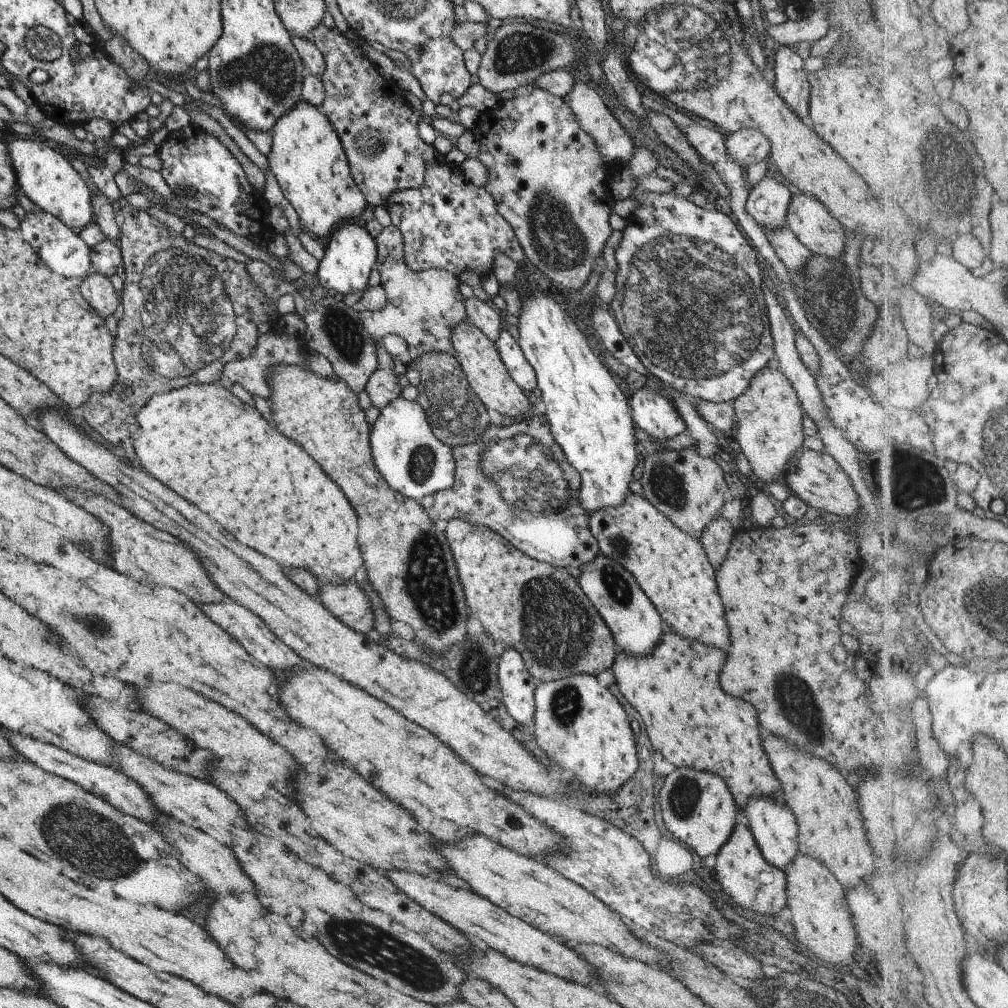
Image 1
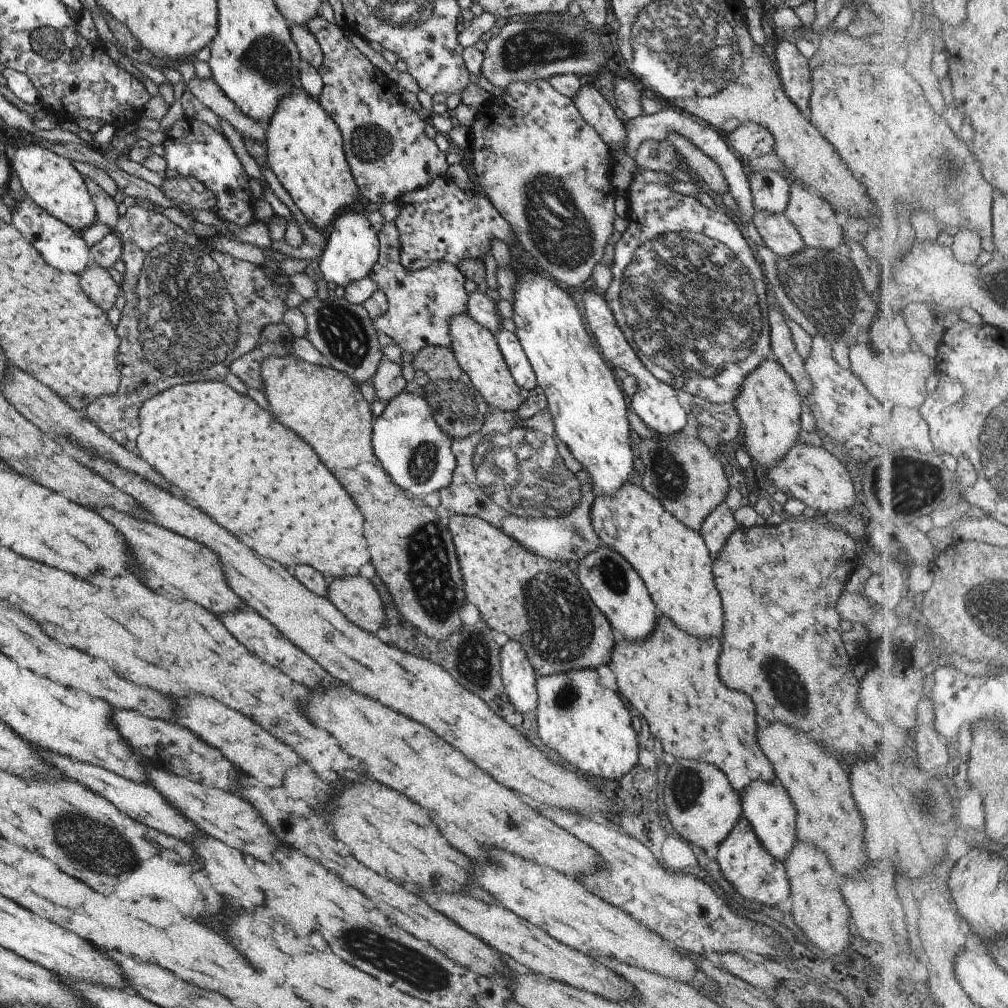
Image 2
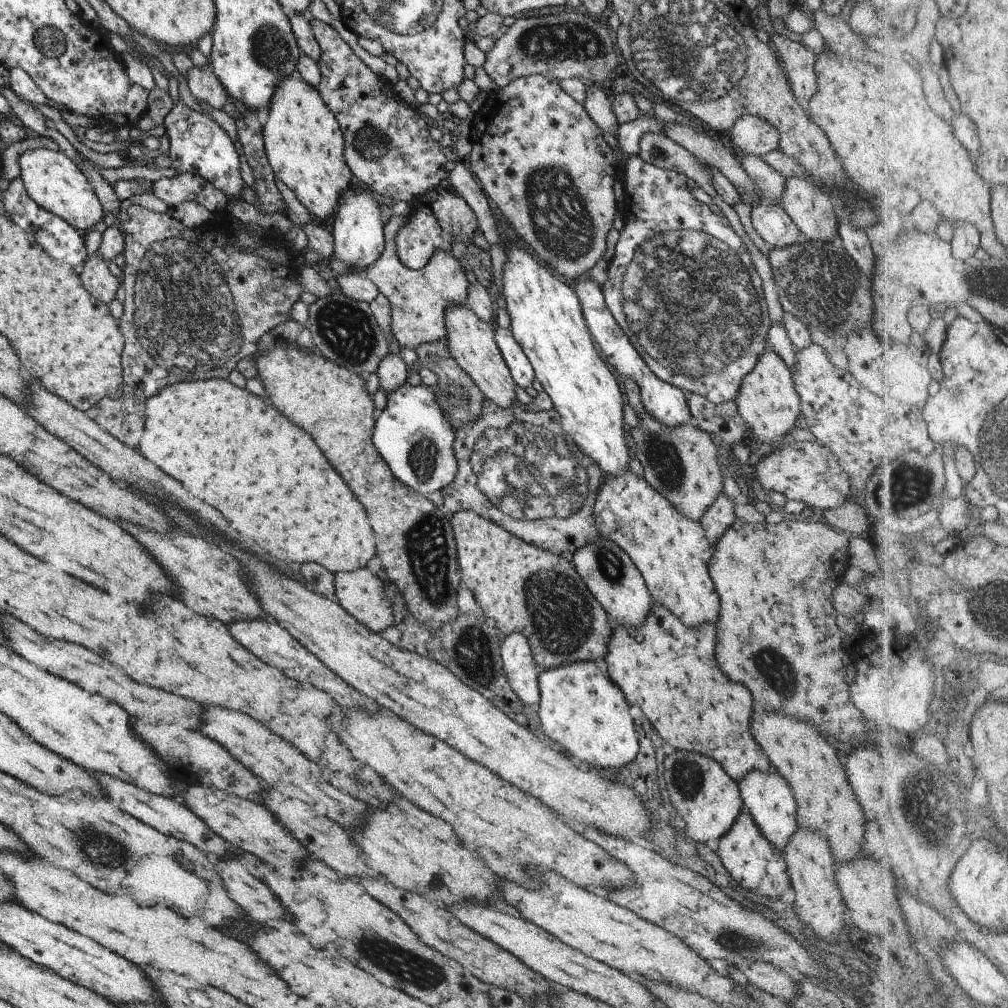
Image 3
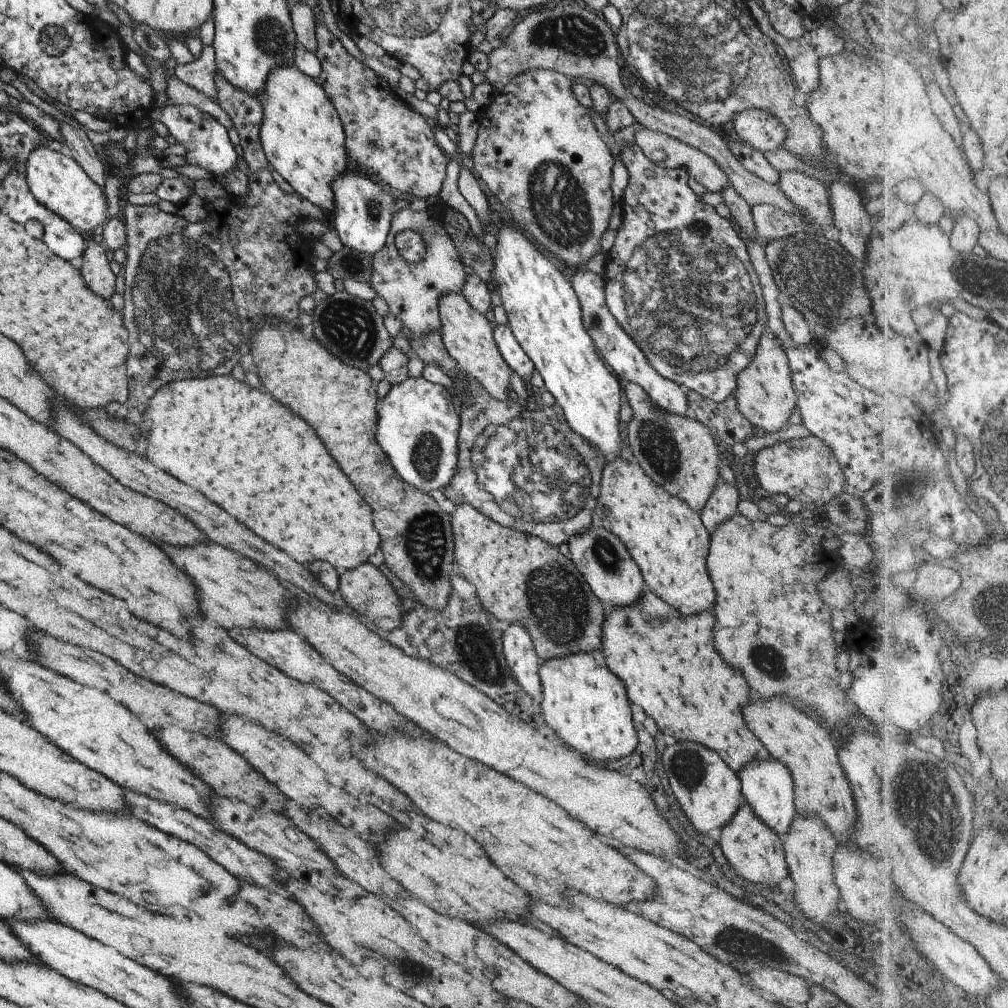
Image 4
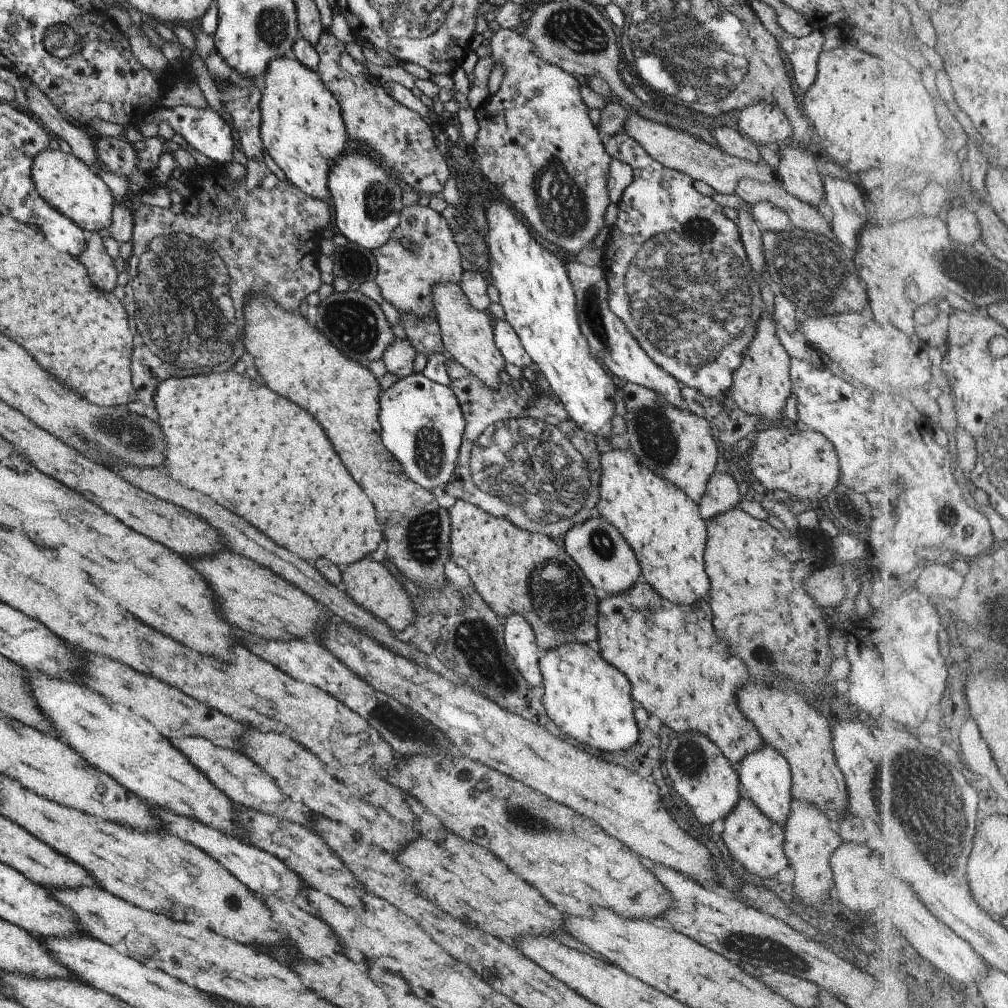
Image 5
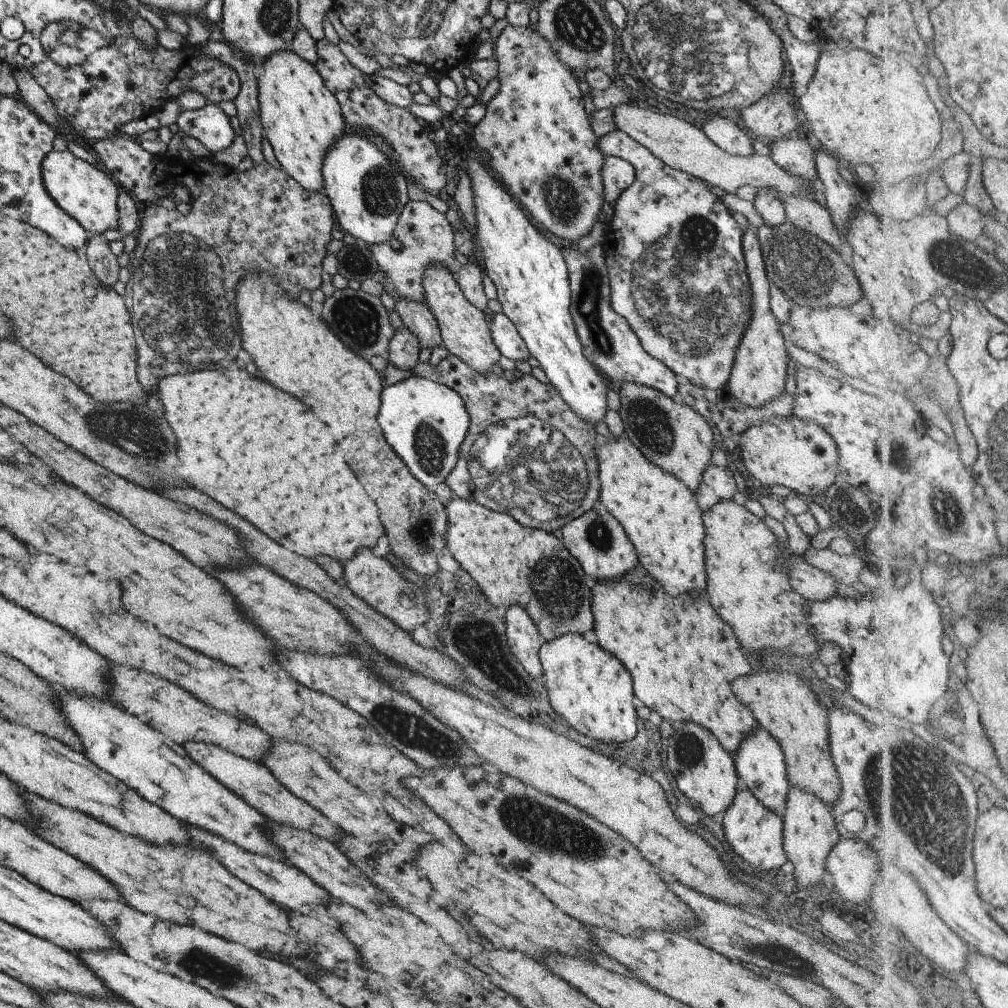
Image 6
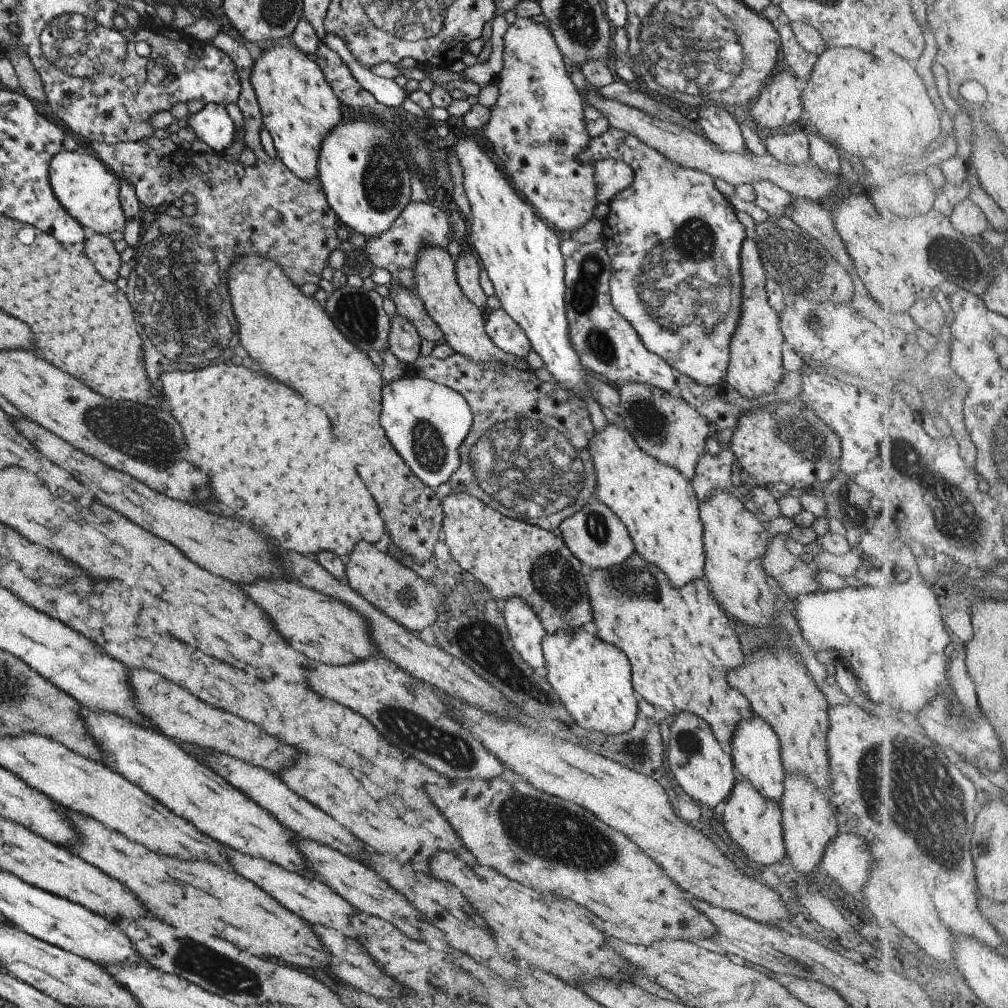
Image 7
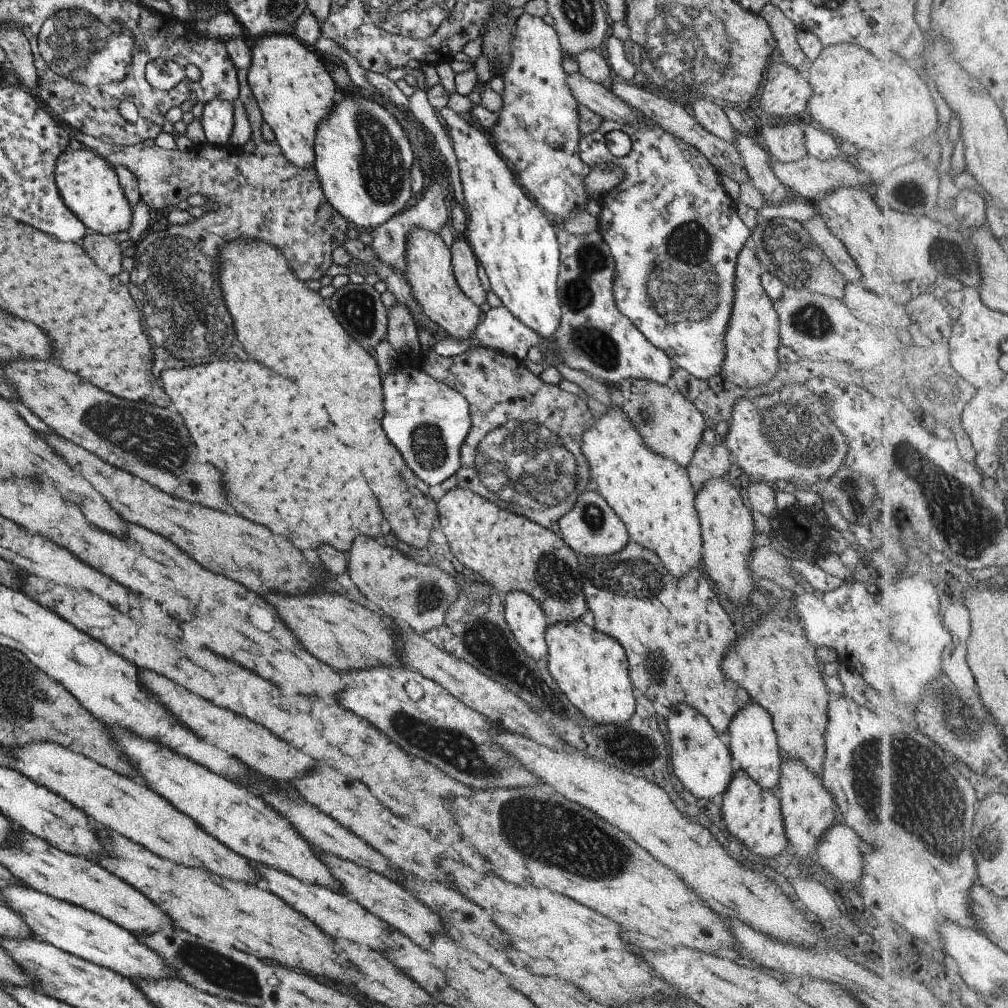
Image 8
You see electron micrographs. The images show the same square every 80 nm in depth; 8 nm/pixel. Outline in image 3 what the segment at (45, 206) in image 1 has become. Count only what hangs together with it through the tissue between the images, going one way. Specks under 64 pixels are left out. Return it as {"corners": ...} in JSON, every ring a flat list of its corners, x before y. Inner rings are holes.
{"corners":[[47,148,27,149,21,153,18,164,19,178,29,198,46,211,58,216,69,226,83,234,102,220,103,210,92,186,70,158,61,151]]}

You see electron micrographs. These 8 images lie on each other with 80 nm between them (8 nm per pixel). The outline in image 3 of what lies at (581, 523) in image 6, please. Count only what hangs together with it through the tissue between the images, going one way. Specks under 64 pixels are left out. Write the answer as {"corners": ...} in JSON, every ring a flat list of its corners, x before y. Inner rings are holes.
{"corners":[[599,535,592,543,574,550,572,561,593,598,609,616,611,626,637,626,645,618,652,602,649,591,637,567,612,540]]}

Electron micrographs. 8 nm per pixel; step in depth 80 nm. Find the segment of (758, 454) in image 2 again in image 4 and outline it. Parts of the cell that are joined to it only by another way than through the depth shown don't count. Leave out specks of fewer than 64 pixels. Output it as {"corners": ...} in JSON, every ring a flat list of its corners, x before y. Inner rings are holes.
{"corners":[[767,330,758,338,756,349,748,365,737,373,733,396,737,410,753,427,771,433,788,425,789,414,794,412,793,408,796,404,790,368,784,348]]}

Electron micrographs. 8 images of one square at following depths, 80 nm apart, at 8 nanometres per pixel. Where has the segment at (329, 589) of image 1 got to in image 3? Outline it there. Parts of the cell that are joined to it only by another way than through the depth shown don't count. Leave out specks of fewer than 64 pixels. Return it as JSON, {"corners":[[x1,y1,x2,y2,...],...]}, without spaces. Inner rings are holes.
{"corners":[[366,567,354,571,341,571,333,576,334,594,333,600,337,602,345,612,348,612,360,625,365,625,374,633,385,630,393,622,391,613,391,600,386,596,383,582]]}

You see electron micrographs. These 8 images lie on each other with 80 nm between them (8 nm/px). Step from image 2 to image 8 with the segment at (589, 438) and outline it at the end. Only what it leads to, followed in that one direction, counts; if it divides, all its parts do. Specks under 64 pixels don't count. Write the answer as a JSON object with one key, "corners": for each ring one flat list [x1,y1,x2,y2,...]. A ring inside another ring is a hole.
{"corners":[[448,107,440,108,445,120,445,133,450,139,457,160,461,194,464,195,463,211,465,214,464,239,468,242,474,257,481,264,487,275,490,290,498,296,501,304,525,326,538,334,539,350,548,348,548,340,556,331,560,321,560,306,557,296,556,278,559,264,559,251,556,241,556,224,541,210,516,181,514,172,505,160,489,143,489,136,462,114,451,111]]}

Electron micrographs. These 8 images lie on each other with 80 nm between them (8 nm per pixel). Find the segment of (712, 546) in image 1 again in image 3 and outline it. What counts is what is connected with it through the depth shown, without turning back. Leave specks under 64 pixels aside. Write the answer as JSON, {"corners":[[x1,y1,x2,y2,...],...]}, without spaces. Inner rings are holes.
{"corners":[[719,494,698,520,710,546,721,536,721,533,735,520,732,500,725,494]]}

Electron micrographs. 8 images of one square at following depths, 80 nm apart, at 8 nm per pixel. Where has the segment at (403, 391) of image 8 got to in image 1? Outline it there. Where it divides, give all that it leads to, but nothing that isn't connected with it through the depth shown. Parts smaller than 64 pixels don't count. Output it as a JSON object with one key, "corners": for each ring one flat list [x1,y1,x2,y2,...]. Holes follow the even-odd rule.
{"corners":[[395,398,380,410,369,432,371,460,385,484,397,490,403,498,415,502,427,495,449,488,454,479,454,460,448,444,441,442,429,430,422,406,417,402]]}

